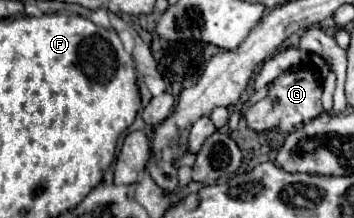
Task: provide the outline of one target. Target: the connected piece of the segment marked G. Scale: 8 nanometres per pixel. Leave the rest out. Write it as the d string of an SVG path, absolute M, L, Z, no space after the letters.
M294 65L288 67L280 77L268 83L268 95L254 103L246 113L244 119L250 129L262 133L262 131L278 131L278 133L290 133L298 125L304 125L306 121L312 121L322 113L322 79L320 73L308 65Z

